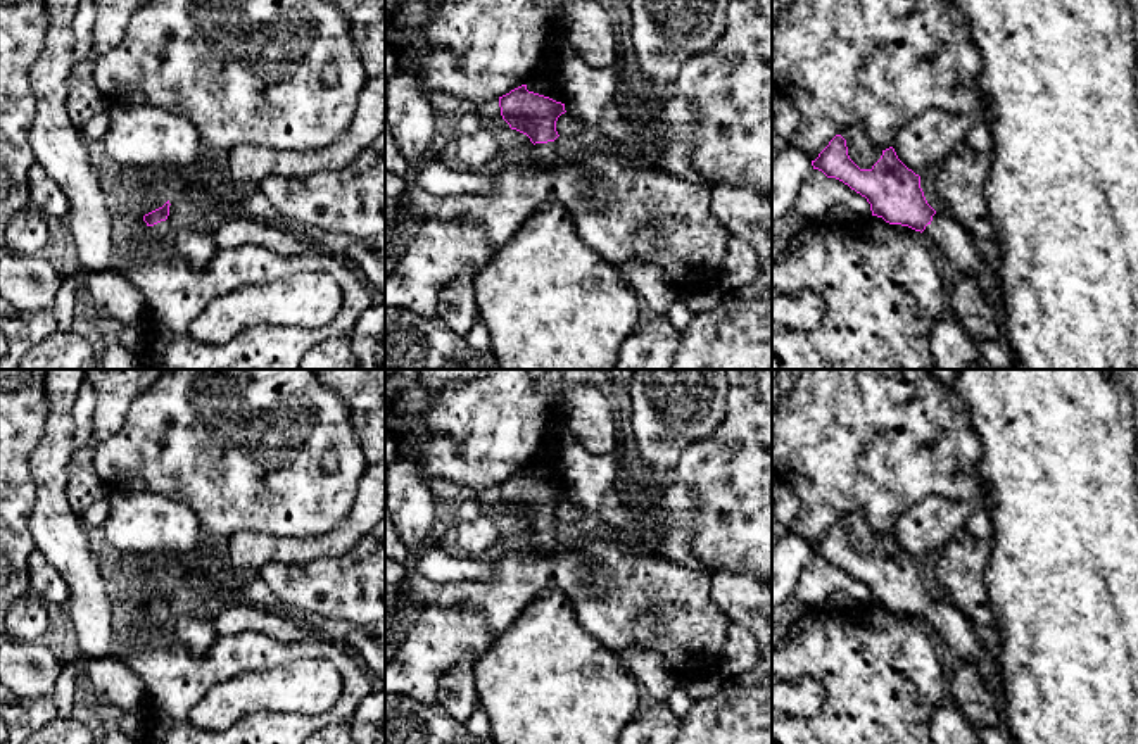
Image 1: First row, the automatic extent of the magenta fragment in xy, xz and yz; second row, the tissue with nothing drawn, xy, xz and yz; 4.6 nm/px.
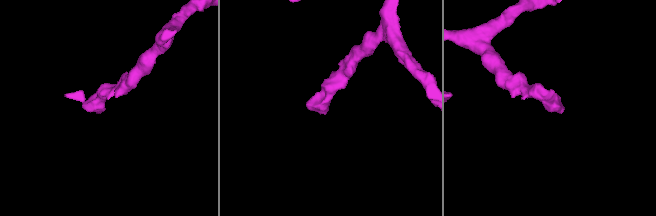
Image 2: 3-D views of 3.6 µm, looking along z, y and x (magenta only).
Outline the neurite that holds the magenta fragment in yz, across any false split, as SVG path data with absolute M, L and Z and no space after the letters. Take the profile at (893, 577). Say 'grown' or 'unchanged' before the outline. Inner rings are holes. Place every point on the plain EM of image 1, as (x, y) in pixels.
grown; M836 521L812 552L865 583L872 602L931 625L960 661L979 668L986 685L1002 699L998 656L979 640L974 625L948 599L936 599L927 590L920 563L898 545L893 533L882 537L870 556L860 556L848 542L846 526Z

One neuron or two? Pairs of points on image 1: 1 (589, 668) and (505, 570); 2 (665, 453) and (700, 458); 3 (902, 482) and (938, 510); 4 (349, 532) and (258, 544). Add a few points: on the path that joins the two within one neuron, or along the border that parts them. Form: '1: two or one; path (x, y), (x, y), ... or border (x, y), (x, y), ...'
1: two; border (574, 608), (562, 594), (543, 592), (506, 630)
2: two; border (715, 430), (684, 451), (672, 479)
3: two; border (966, 499), (924, 498), (907, 508), (893, 525)
4: one; path (327, 544), (280, 548)

